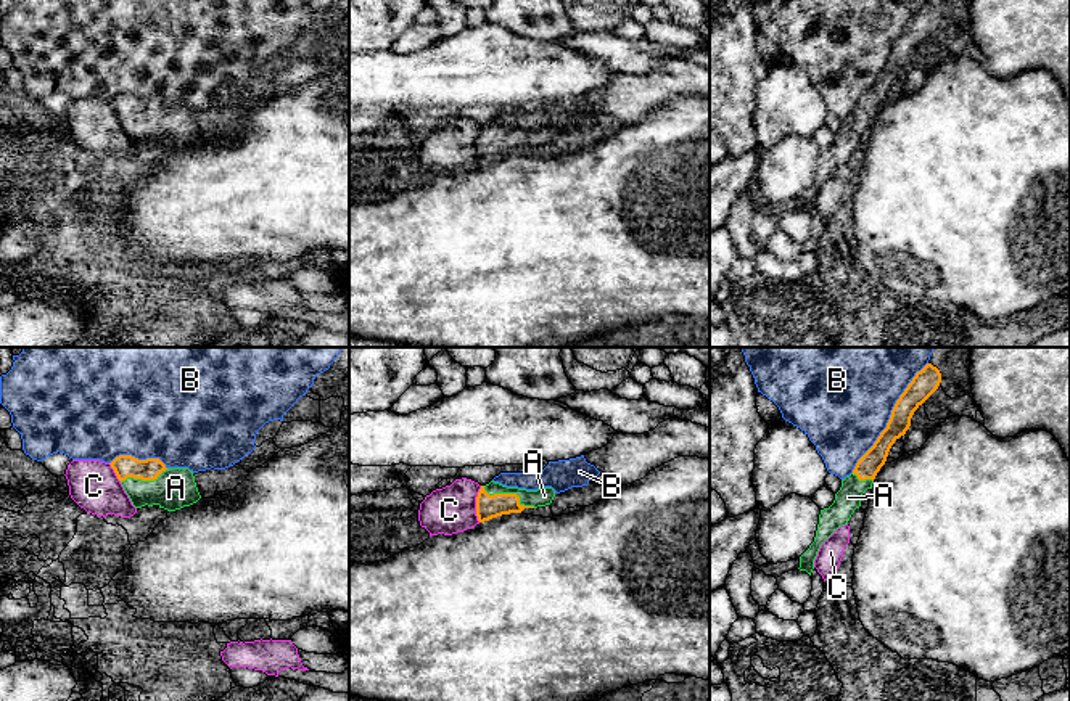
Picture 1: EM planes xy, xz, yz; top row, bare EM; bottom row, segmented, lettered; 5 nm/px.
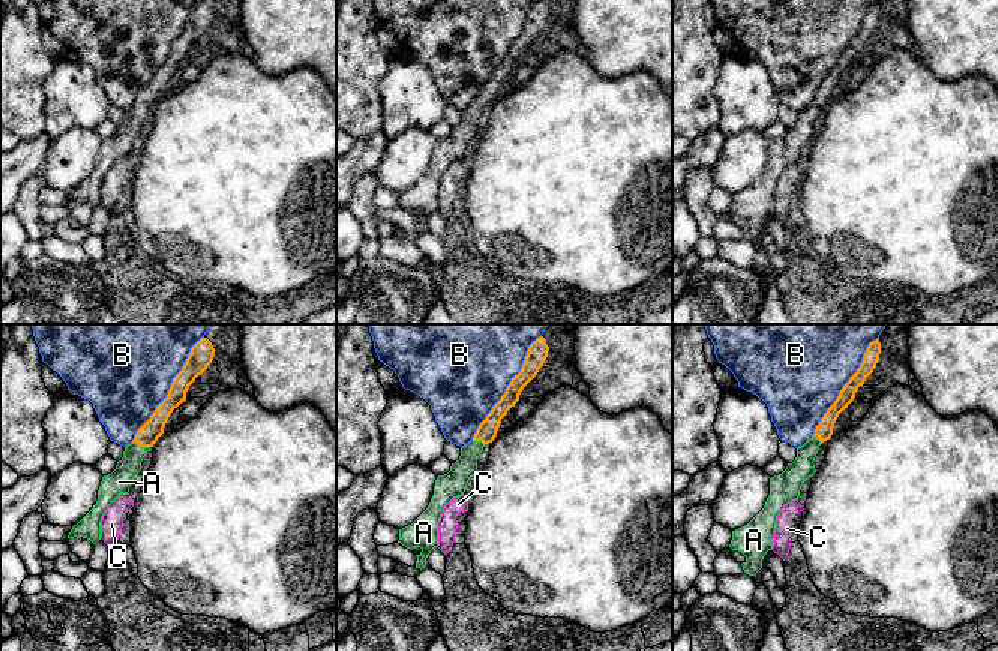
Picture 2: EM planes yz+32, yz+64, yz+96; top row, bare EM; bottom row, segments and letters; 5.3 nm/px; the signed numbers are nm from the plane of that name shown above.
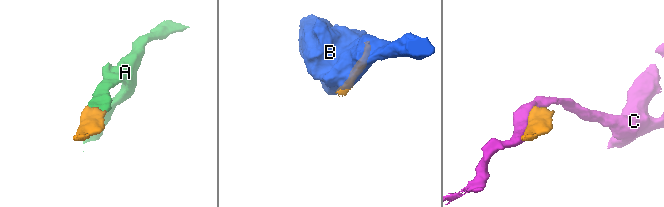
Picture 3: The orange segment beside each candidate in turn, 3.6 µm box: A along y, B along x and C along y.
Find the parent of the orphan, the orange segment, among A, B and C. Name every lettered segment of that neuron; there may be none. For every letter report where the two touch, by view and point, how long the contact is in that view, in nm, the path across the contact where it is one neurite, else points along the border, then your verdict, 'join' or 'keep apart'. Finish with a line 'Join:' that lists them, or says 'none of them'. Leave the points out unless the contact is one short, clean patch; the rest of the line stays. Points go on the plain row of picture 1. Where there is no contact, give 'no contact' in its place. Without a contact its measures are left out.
A: meets orange in xz at (510, 134); contact 280 nm long; runs through xz (488, 147), (510, 134), (518, 137), (544, 135); join
B: meets orange in yz at (890, 57); contact 650 nm long; keep apart
C: meets orange in xz at (477, 143); contact 180 nm long; keep apart
Join: A

